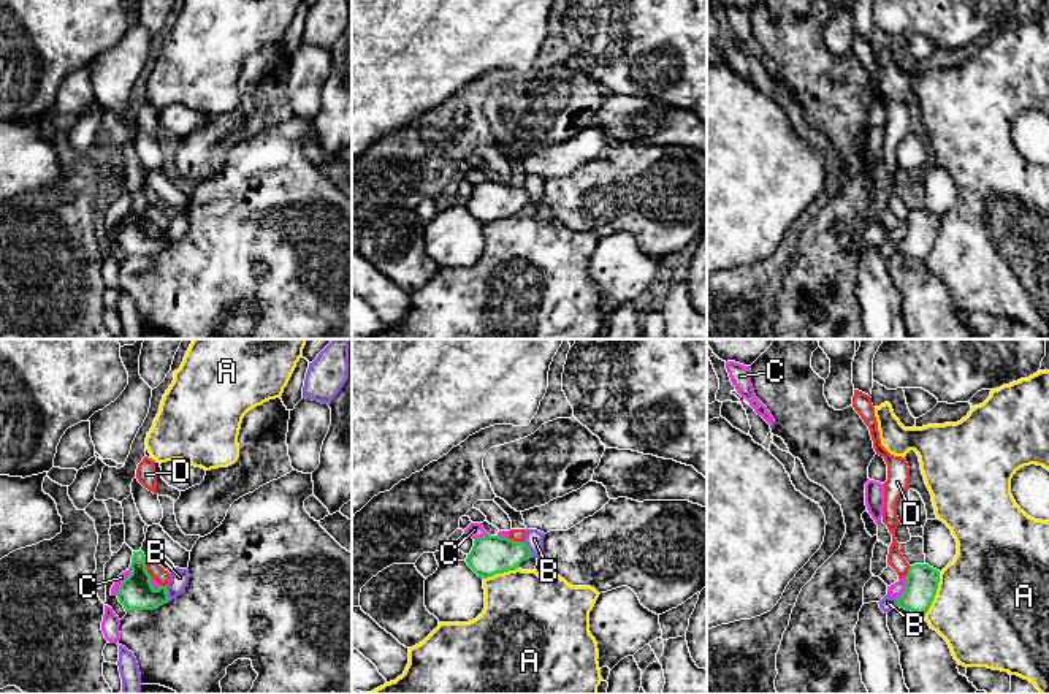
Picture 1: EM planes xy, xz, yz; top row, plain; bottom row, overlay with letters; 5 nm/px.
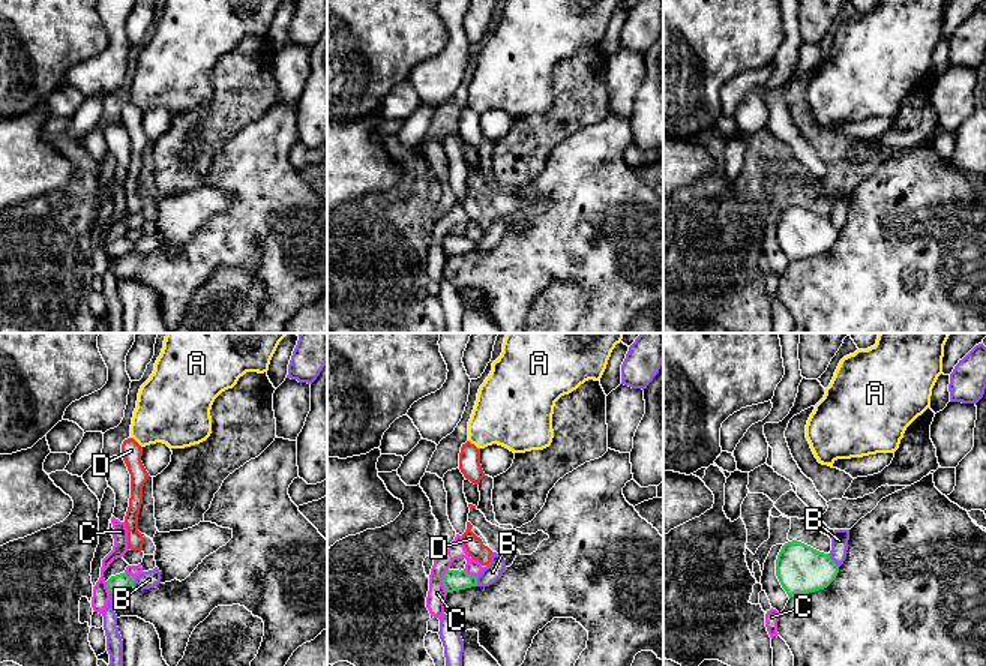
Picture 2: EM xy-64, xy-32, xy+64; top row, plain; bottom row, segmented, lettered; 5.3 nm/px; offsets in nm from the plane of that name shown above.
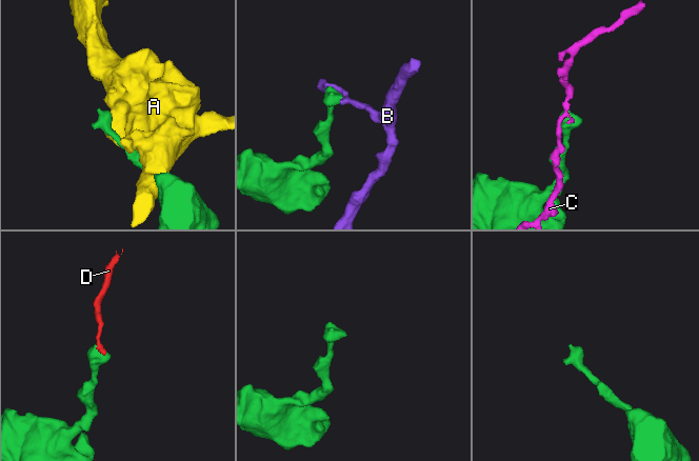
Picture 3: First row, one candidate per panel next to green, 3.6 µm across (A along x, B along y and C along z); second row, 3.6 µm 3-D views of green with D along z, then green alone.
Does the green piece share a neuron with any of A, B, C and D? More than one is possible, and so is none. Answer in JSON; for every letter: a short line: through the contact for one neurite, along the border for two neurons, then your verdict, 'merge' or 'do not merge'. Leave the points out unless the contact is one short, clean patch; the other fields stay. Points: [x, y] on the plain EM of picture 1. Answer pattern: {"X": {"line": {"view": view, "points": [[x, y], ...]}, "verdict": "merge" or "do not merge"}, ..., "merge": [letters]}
{"A": {"verdict": "do not merge"}, "B": {"verdict": "do not merge"}, "C": {"verdict": "do not merge"}, "D": {"line": {"view": "xy", "points": [[144, 205], [144, 214], [152, 224]]}, "verdict": "do not merge"}, "merge": []}

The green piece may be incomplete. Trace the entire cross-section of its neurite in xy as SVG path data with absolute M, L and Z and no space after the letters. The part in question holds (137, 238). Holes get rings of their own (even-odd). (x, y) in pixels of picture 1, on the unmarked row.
M133 196L130 220L122 227L117 244L124 250L125 257L133 255L154 255L163 249L168 249L166 231L152 231L152 222L146 215L144 198Z

